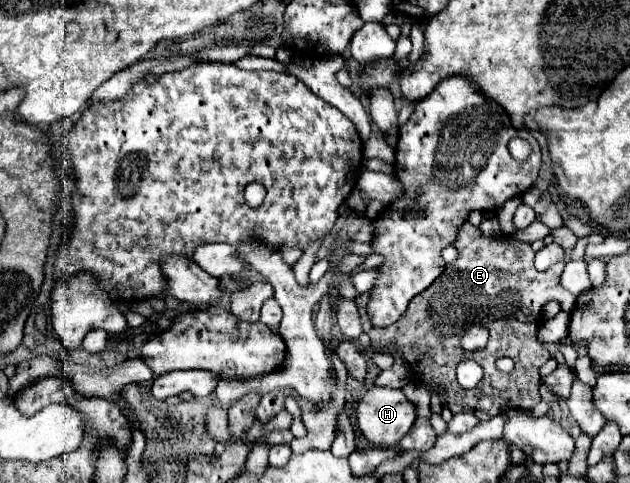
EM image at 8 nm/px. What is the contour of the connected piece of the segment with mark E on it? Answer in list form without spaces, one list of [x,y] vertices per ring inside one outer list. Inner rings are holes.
[[[469,222],[459,226],[453,246],[459,250],[459,258],[453,264],[447,264],[441,278],[409,302],[407,312],[393,326],[381,330],[381,338],[373,338],[371,334],[373,350],[383,352],[383,348],[393,342],[393,358],[399,358],[421,382],[429,384],[435,396],[439,396],[439,388],[443,388],[447,408],[453,414],[473,412],[477,418],[489,420],[497,414],[497,402],[517,402],[517,406],[533,410],[541,402],[539,370],[551,358],[545,344],[537,338],[543,306],[549,300],[559,300],[561,308],[569,310],[575,302],[575,298],[559,284],[565,264],[561,262],[539,272],[533,266],[535,252],[529,242],[505,234],[487,238]],[[473,324],[489,330],[489,342],[483,350],[467,352],[461,346],[461,338]],[[503,356],[515,362],[515,368],[509,374],[499,374],[501,370],[495,366]],[[465,358],[479,362],[485,372],[483,380],[473,390],[461,388],[455,378],[455,368]]]

